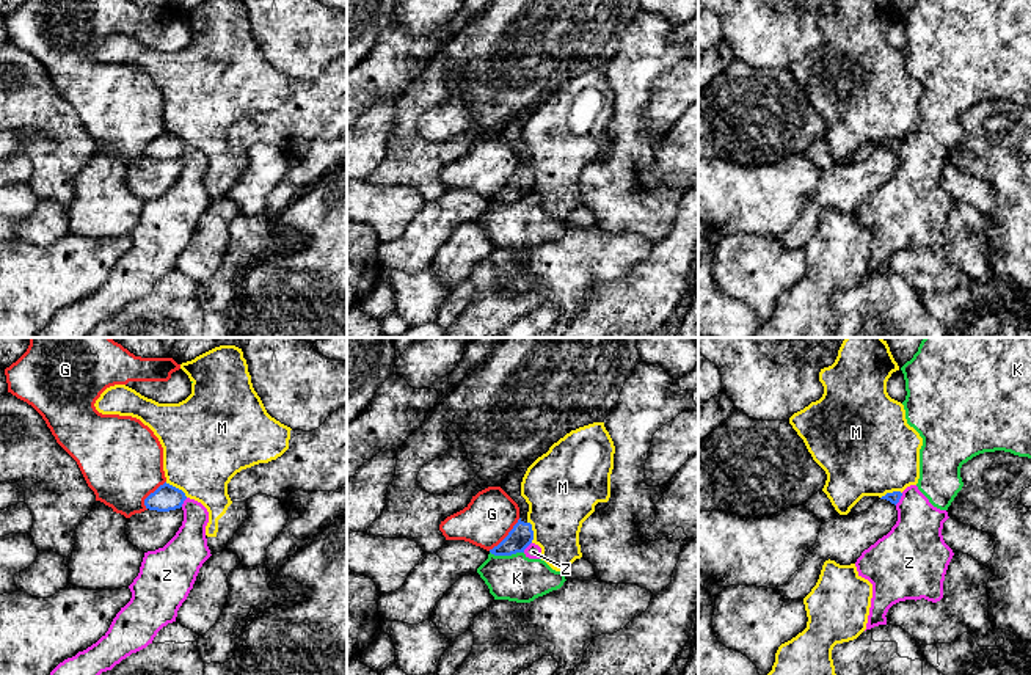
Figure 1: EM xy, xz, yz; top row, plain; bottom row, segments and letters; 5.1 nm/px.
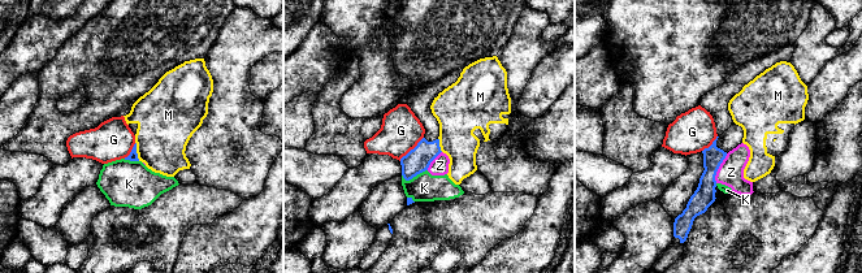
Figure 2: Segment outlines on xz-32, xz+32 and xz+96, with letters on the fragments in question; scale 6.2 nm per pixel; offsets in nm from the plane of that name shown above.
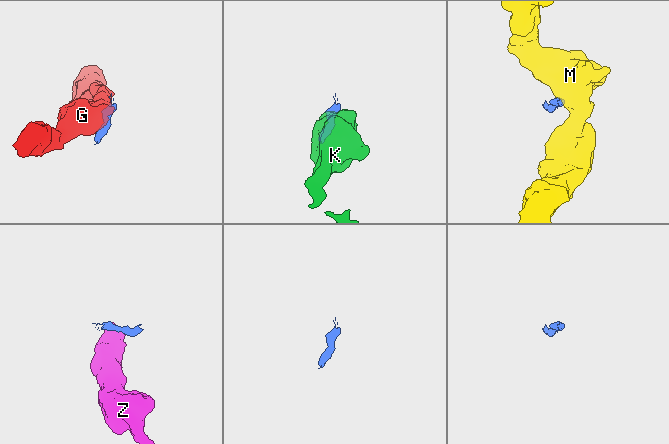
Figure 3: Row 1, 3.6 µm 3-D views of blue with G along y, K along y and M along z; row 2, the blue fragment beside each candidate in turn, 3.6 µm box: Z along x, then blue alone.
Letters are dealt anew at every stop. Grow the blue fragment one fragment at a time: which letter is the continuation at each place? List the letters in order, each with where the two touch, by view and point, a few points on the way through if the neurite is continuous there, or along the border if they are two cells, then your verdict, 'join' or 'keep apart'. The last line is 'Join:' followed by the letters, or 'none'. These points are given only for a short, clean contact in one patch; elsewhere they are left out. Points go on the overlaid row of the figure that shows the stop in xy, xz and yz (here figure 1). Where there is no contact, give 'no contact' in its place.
G: meets blue in xz at (507, 536); border along xz (520, 518), (488, 550); keep apart
K: meets blue in xz at (507, 554); border along xz (490, 551), (495, 554), (523, 553); keep apart
M: meets blue in xy at (174, 487); border along xy (165, 482), (178, 487), (187, 496); keep apart
Z: meets blue in yz at (899, 498); border along yz (903, 493), (895, 504); keep apart
Join: none

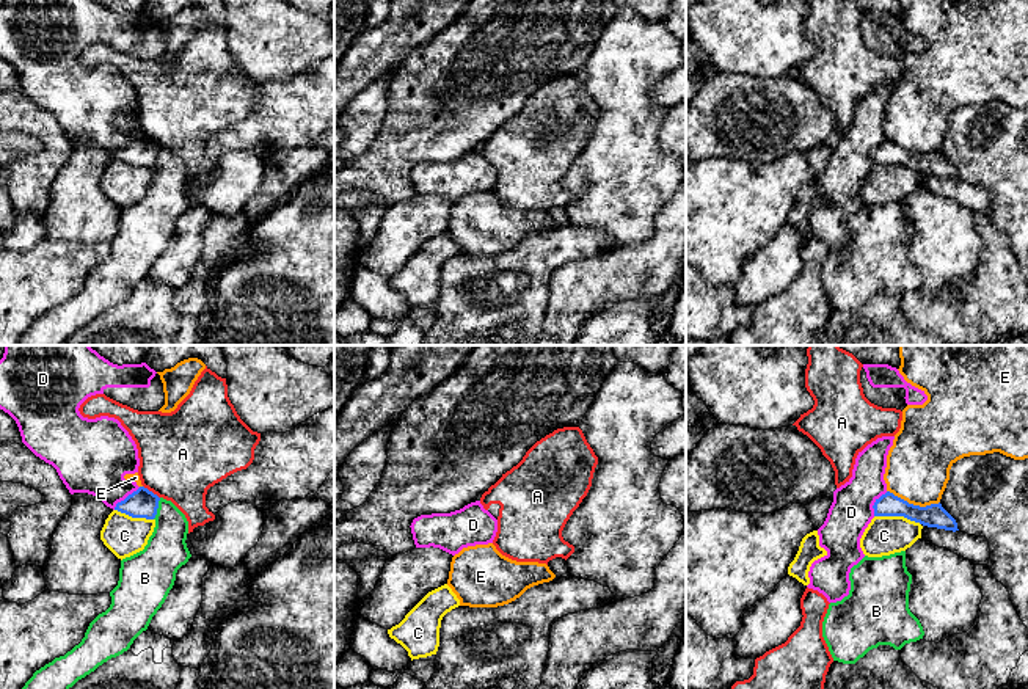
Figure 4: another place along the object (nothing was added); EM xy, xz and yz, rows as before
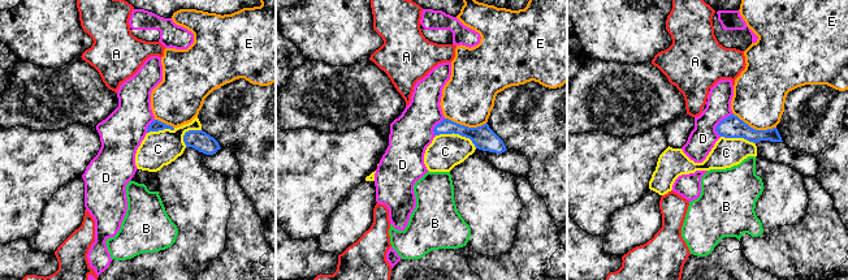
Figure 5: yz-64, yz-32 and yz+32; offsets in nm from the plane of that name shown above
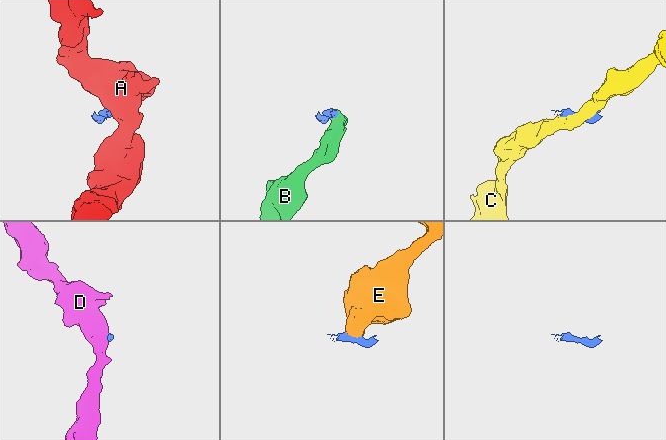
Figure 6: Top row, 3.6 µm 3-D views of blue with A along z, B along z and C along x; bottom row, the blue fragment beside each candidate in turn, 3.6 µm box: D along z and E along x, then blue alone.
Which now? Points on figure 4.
A: meets blue in xy at (151, 492); border along xy (143, 485), (159, 498); keep apart
B: meets blue in xy at (157, 507); border along xy (160, 498), (157, 514), (153, 518); keep apart
C: meets blue in yz at (898, 515); keep apart
D: meets blue in xy at (127, 496); border along xy (140, 487), (113, 509); keep apart
E: meets blue in yz at (912, 504); border along yz (887, 490), (920, 506), (939, 503); keep apart
Join: none

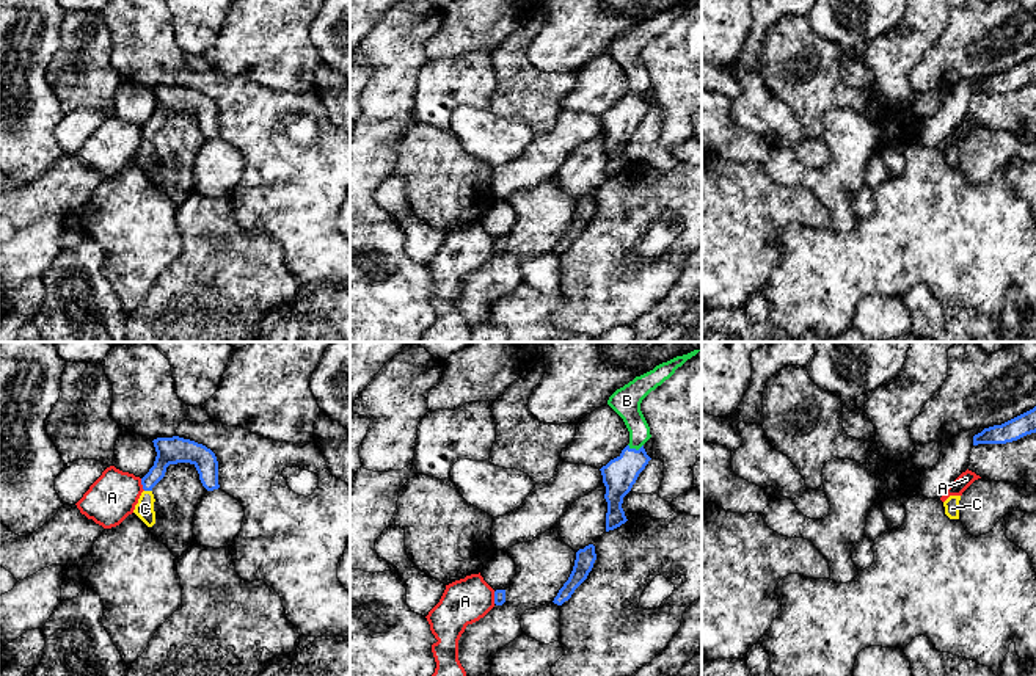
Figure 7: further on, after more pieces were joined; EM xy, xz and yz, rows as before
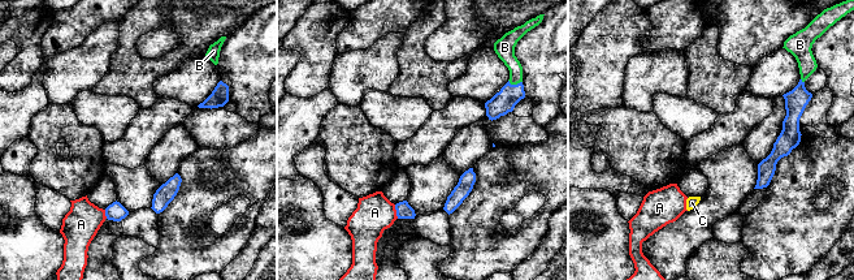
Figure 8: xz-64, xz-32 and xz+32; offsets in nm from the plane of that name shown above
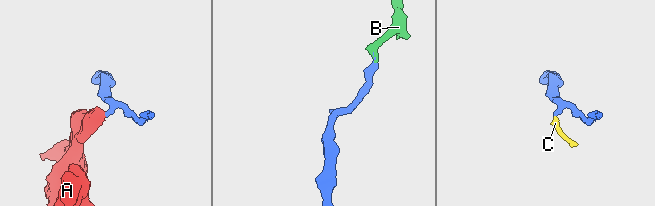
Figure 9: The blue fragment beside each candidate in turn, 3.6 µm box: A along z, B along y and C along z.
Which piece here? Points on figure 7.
A: meets blue in xy at (142, 483); border along xy (140, 479), (145, 490); keep apart
B: meets blue in xz at (634, 449); runs through xz (619, 476), (633, 460), (634, 449), (636, 422), (625, 402); join
C: meets blue in xy at (148, 490); runs through xy (170, 450), (148, 482), (148, 490), (145, 508); join
Join: B, C

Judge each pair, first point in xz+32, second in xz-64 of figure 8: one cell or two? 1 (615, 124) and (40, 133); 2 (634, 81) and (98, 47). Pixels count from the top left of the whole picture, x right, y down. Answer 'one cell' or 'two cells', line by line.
1: one cell
2: one cell

